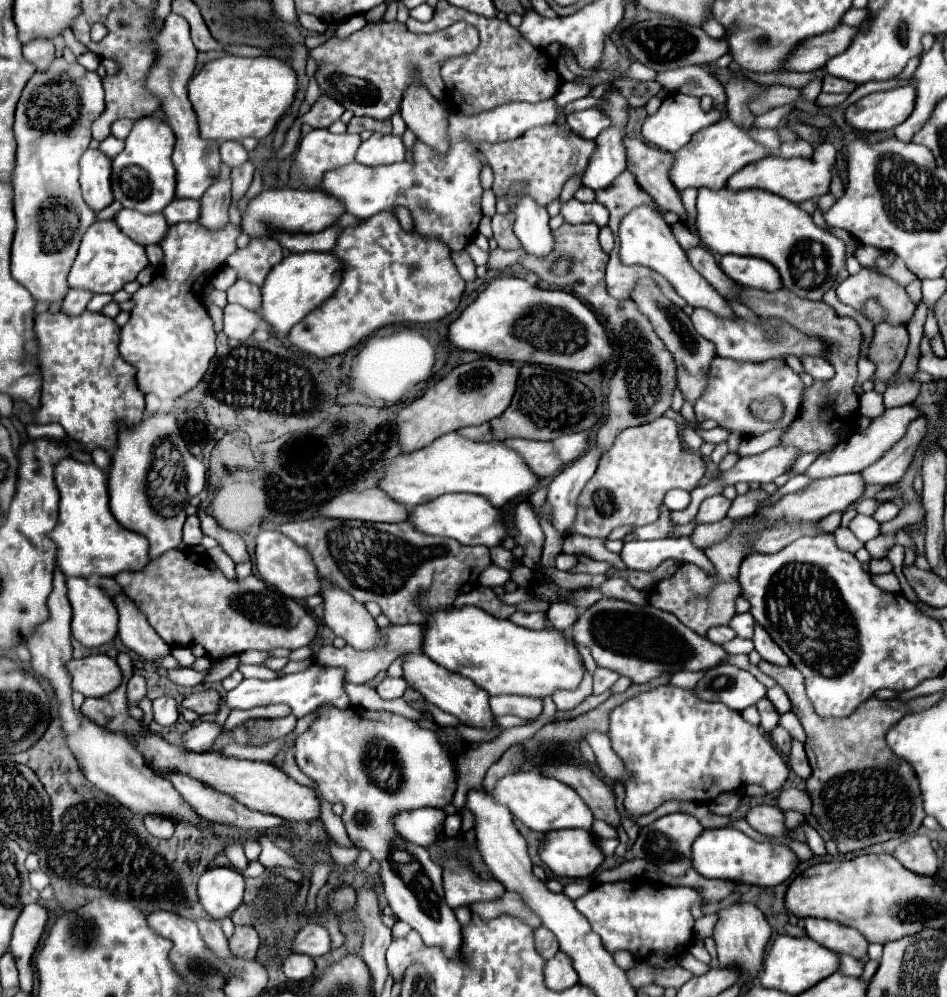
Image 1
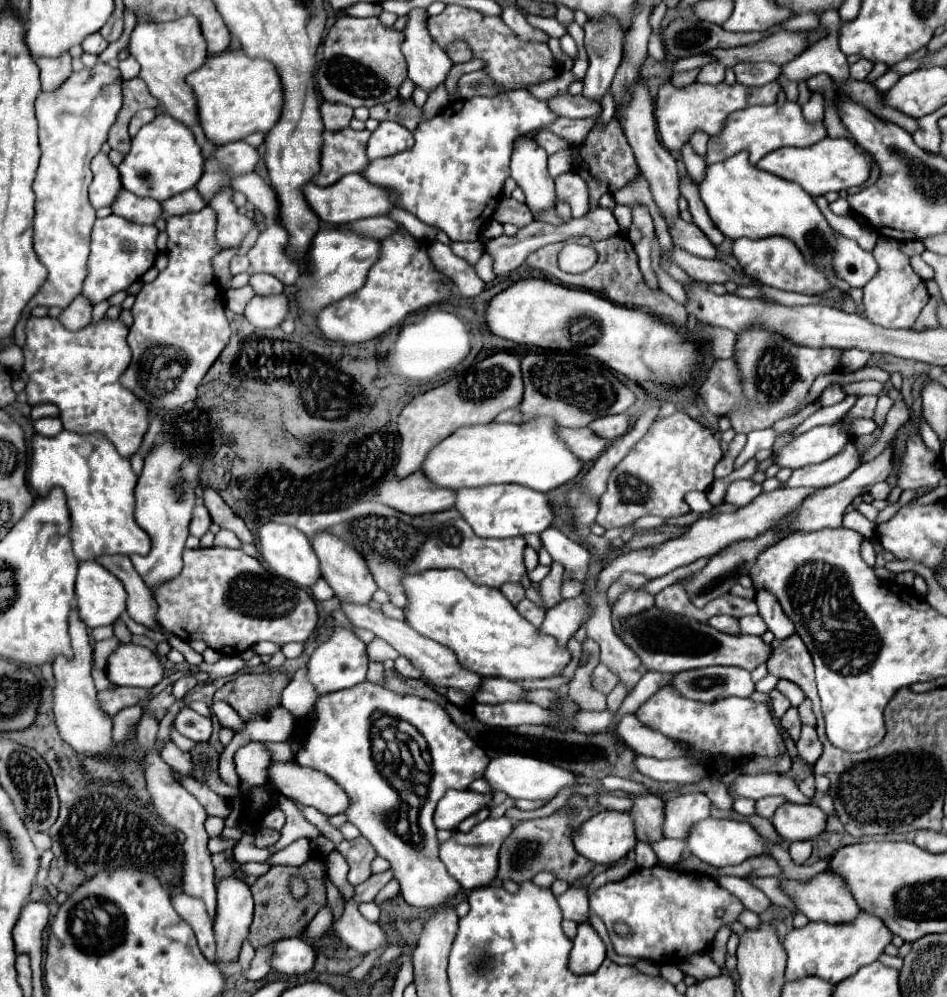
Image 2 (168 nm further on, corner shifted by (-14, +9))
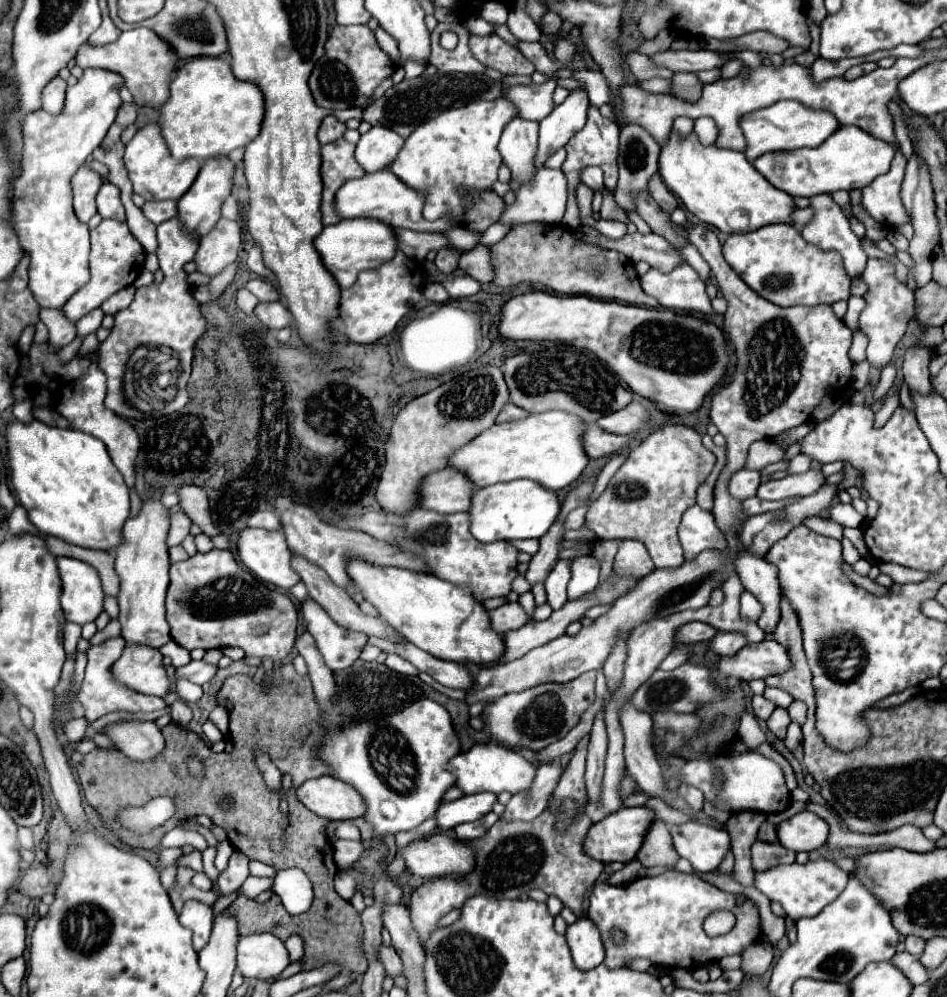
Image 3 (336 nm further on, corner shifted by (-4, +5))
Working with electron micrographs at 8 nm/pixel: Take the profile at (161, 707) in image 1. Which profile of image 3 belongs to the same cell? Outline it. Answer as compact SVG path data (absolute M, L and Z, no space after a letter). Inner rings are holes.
M191 661L177 669L177 677L185 677L197 685L203 685L203 683L211 681L217 675L217 671L219 671L217 665L209 665L205 661Z

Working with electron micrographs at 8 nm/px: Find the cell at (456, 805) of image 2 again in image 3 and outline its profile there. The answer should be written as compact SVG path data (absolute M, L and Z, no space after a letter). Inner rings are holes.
M483 791L477 795L465 795L451 803L443 803L443 805L439 805L439 809L435 813L435 817L439 821L439 829L447 831L461 823L481 819L483 815L487 815L493 809L495 801L497 801L497 795Z

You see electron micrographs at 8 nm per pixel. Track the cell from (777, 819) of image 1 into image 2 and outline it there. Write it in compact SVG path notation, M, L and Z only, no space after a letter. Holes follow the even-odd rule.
M783 803L771 817L777 833L787 841L803 841L817 837L827 823L827 815L815 805Z

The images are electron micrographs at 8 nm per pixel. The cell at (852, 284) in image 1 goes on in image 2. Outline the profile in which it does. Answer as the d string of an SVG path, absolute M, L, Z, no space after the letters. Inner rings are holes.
M837 235L833 265L837 275L845 279L851 287L867 285L877 271L877 263L873 255L863 251L853 239L847 239L843 235Z

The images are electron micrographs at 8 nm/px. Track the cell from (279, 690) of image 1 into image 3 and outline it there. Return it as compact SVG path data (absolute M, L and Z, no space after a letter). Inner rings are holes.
M309 597L301 603L301 613L307 623L307 631L315 637L317 647L331 671L345 669L359 659L363 647L367 645L365 633L349 631L347 627L337 625L327 611Z

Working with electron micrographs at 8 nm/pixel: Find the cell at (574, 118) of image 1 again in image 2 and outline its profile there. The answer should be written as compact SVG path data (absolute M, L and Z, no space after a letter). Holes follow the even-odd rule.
M563 93L559 97L549 99L547 103L553 113L563 115L563 117L573 117L573 119L589 119L601 113L601 101L593 101L583 95Z

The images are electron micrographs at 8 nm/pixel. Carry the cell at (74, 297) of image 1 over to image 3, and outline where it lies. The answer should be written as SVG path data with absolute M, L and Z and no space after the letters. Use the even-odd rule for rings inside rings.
M41 309L41 321L49 329L49 343L55 347L65 347L75 339L75 325L65 319L61 309Z

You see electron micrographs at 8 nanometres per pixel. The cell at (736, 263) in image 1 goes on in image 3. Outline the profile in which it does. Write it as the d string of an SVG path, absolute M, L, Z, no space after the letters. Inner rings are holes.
M773 223L751 233L733 233L723 245L723 257L755 293L781 307L833 305L851 295L851 279L845 275L845 267L841 267L841 255L813 247L791 223Z

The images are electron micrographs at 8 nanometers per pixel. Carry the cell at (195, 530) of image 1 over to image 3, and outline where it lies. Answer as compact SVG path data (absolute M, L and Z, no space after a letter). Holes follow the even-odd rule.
M173 511L171 513L171 527L169 527L169 537L167 537L167 545L181 545L181 541L189 535L189 527L191 521L189 517L183 515L183 511Z

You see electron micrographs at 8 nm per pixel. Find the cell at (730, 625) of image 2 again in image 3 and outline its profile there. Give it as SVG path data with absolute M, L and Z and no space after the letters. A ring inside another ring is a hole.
M687 623L677 629L675 643L677 645L693 645L693 643L711 639L715 633L717 633L717 629L709 627L707 623Z

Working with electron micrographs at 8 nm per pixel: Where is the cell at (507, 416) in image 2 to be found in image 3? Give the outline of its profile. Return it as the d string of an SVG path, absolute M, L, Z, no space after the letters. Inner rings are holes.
M507 403L507 405L501 409L501 413L499 413L499 417L497 417L497 423L517 421L517 419L523 419L523 417L527 417L527 415L529 415L529 413L527 413L525 409L521 409L521 407L513 405L513 403Z

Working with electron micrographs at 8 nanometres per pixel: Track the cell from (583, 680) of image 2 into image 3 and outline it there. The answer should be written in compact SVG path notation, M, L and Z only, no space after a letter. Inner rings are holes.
M589 735L583 737L569 761L567 771L563 773L557 789L553 791L549 803L557 803L559 799L571 797L579 805L579 813L573 817L575 823L567 829L567 833L559 835L555 833L553 825L555 821L561 821L561 817L553 815L553 811L545 809L537 819L533 821L497 821L487 835L481 839L465 841L475 849L475 869L465 877L441 877L441 879L429 879L423 885L419 885L411 895L411 921L415 925L415 931L423 941L429 939L429 935L437 929L437 921L447 915L453 909L461 909L465 899L473 895L491 895L497 899L519 899L521 895L529 893L531 889L541 889L547 895L555 895L563 901L565 907L573 909L577 917L583 917L583 899L585 893L595 885L605 865L597 859L589 859L589 855L583 851L583 839L591 827L591 819L583 815L583 807L587 803L585 795L585 755L587 755L587 743Z

